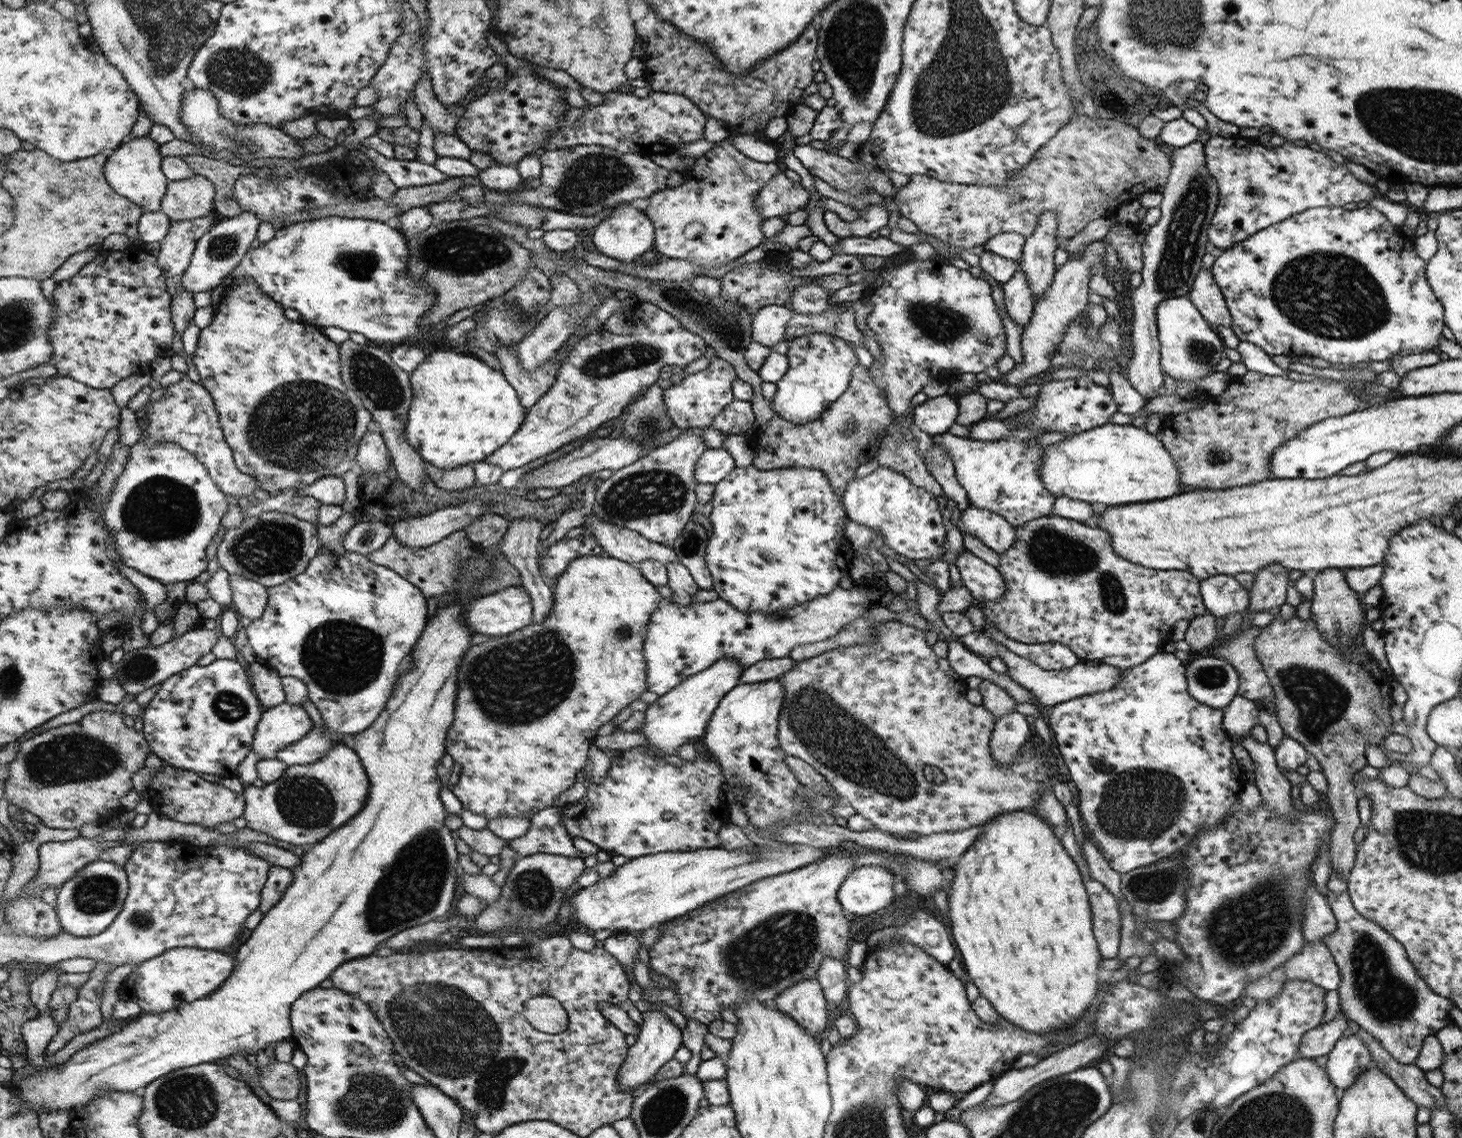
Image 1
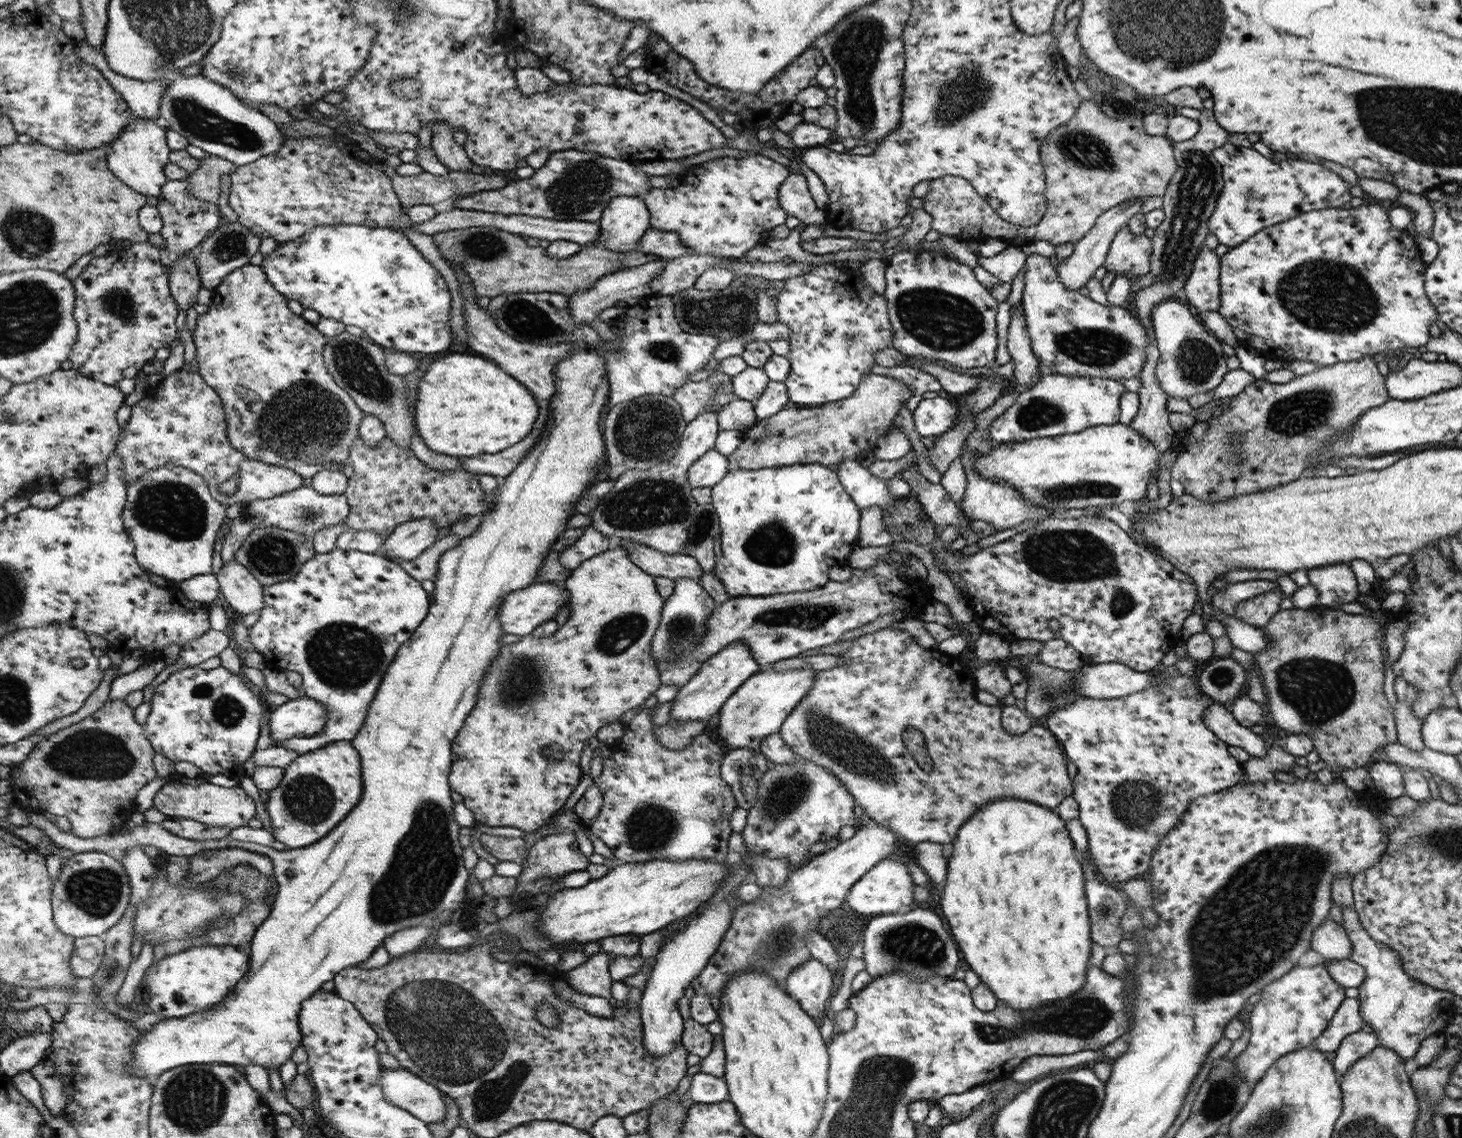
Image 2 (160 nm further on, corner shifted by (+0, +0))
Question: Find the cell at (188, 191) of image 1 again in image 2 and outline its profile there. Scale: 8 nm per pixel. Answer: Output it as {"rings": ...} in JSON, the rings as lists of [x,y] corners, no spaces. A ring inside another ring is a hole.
{"rings":[[[208,155],[201,160],[200,168],[189,175],[189,191],[200,200],[216,203],[220,196],[220,178],[232,174],[238,167],[218,156]]]}

